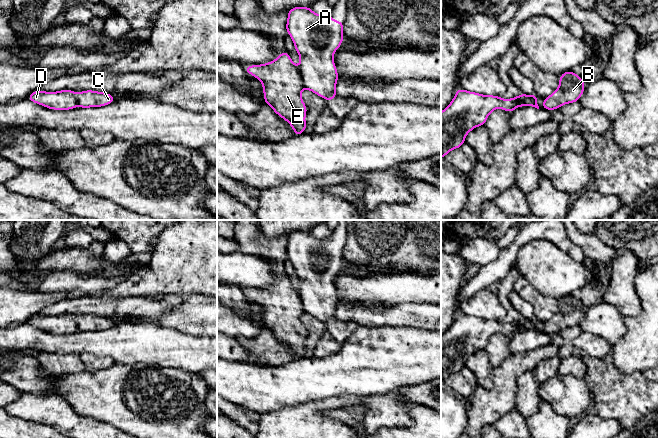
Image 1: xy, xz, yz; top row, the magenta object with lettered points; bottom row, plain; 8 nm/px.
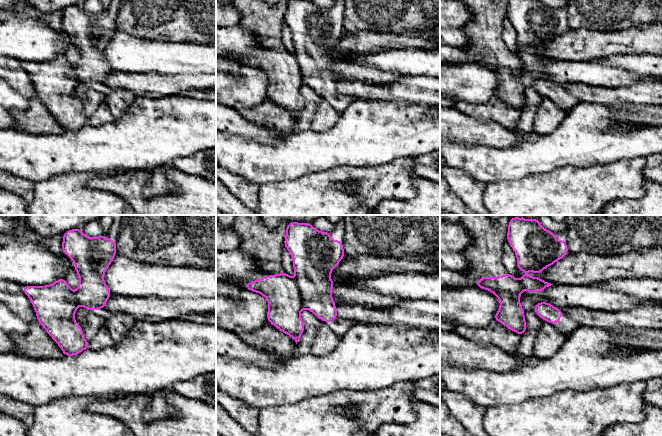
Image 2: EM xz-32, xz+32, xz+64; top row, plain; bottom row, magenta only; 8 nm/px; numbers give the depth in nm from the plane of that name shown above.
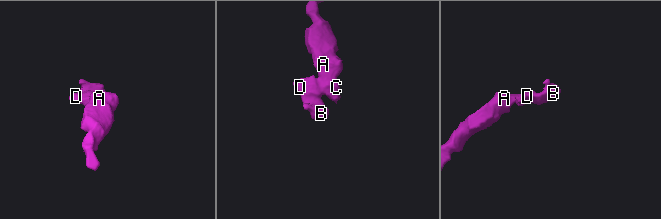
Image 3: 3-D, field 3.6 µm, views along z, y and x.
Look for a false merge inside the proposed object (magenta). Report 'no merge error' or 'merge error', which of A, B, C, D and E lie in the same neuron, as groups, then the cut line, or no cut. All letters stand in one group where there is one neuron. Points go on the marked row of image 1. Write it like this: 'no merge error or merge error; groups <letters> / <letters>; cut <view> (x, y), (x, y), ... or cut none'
merge error; groups A C / B D E; cut xz (298, 67), (304, 87)

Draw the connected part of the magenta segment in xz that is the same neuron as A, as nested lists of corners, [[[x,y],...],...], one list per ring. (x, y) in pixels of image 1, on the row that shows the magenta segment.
[[[294,7],[288,11],[286,32],[300,56],[304,88],[326,101],[334,99],[339,76],[333,55],[343,42],[343,22],[334,21],[330,13],[317,15],[310,7]]]

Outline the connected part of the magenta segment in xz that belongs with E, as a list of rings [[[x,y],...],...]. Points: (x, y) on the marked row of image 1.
[[[284,51],[269,63],[246,66],[245,71],[261,81],[265,104],[291,125],[294,135],[303,134],[307,128],[305,122],[307,107],[301,98],[301,92],[304,89],[303,80],[299,67],[293,63],[289,54]]]

